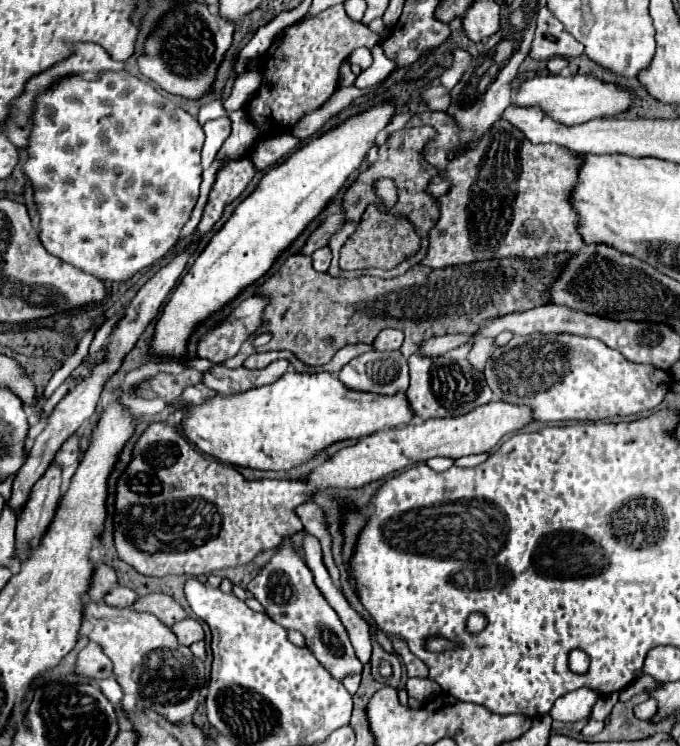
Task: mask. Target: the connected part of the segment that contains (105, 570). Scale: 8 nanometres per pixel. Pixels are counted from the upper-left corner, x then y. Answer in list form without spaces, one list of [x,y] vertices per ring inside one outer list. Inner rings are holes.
[[[100,562],[100,564],[96,564],[96,574],[94,574],[94,580],[92,580],[92,588],[90,588],[90,592],[88,592],[88,598],[90,598],[90,600],[104,598],[104,594],[106,594],[108,590],[112,590],[114,586],[118,586],[116,570],[110,568],[108,564]]]

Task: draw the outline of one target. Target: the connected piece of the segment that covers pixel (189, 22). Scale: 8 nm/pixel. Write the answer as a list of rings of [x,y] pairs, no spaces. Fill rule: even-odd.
[[[182,2],[148,38],[146,54],[138,60],[140,72],[170,94],[200,100],[212,92],[216,72],[232,46],[232,36],[234,24],[210,14],[206,4]]]

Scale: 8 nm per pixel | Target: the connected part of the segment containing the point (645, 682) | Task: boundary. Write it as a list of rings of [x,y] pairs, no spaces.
[[[638,676],[624,692],[620,692],[620,700],[630,700],[630,698],[634,698],[634,696],[638,696],[638,694],[642,694],[644,690],[650,690],[650,688],[656,688],[656,680],[654,678],[650,678],[650,676]]]

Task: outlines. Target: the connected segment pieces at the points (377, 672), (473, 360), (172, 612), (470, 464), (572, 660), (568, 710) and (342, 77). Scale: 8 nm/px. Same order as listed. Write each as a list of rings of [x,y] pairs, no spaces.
[[[370,630],[370,638],[372,638],[372,676],[380,682],[380,684],[386,684],[386,686],[394,686],[394,688],[400,688],[404,686],[400,682],[400,662],[394,654],[388,654],[380,648],[380,644],[374,640],[374,630]]]
[[[481,338],[474,343],[470,350],[468,361],[473,368],[482,371],[496,348],[494,338]]]
[[[160,592],[140,596],[132,608],[138,610],[138,612],[150,612],[150,614],[158,616],[168,626],[172,626],[174,622],[180,622],[180,620],[184,620],[188,616],[186,610],[172,596],[160,594]]]
[[[488,453],[478,454],[478,456],[464,456],[464,458],[456,460],[454,464],[456,464],[456,466],[462,466],[462,468],[474,468],[474,466],[482,464],[482,462],[484,462],[488,456]]]
[[[575,649],[569,654],[569,667],[575,673],[583,674],[590,664],[590,658],[583,651]]]
[[[578,688],[574,692],[568,692],[554,702],[550,716],[552,716],[552,720],[562,720],[562,722],[586,720],[588,714],[592,712],[592,706],[598,700],[598,696],[600,696],[598,692],[586,690],[586,688]]]
[[[341,65],[338,83],[342,87],[354,86],[357,76],[351,71],[350,65]]]

